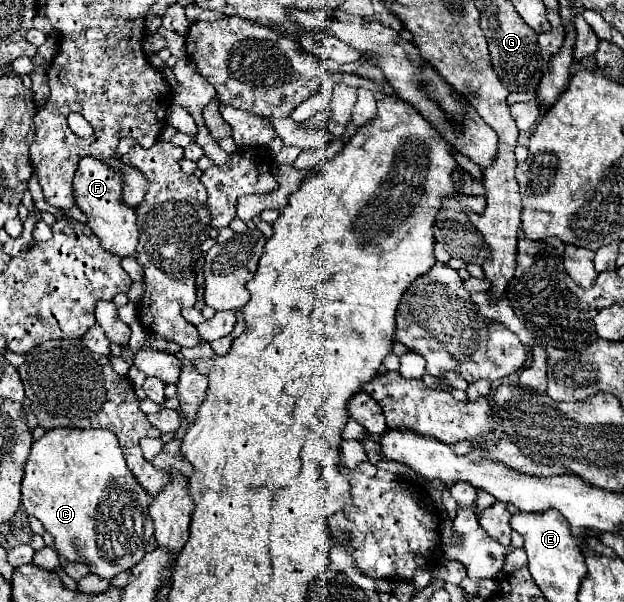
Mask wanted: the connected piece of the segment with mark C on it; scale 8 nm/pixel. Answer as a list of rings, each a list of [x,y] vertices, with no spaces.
[[[57,428],[45,432],[41,440],[33,442],[25,464],[21,494],[21,504],[27,514],[41,520],[43,528],[55,538],[57,554],[67,562],[87,564],[91,574],[99,578],[113,580],[117,574],[131,570],[145,556],[145,546],[153,538],[153,524],[149,518],[149,504],[153,498],[147,496],[147,492],[135,484],[131,472],[127,472],[119,442],[109,430]]]

